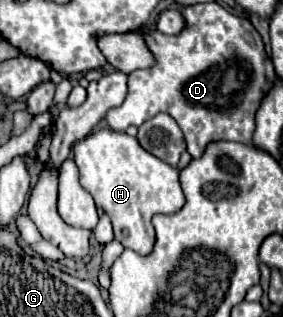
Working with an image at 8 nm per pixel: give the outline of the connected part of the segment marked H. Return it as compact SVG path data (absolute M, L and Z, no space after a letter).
M98 130L76 142L72 152L80 170L80 184L92 194L96 206L110 216L114 238L138 254L152 254L156 242L152 216L174 214L186 202L178 182L178 170L146 152L138 140L126 132Z

